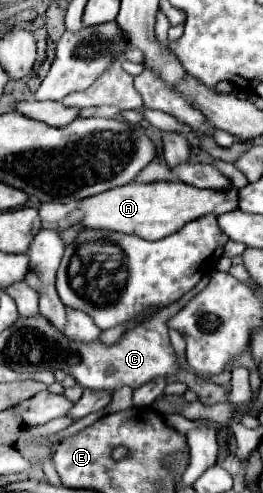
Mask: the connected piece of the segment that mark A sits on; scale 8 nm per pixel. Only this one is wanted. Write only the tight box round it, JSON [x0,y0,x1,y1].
[76,182,238,240]

